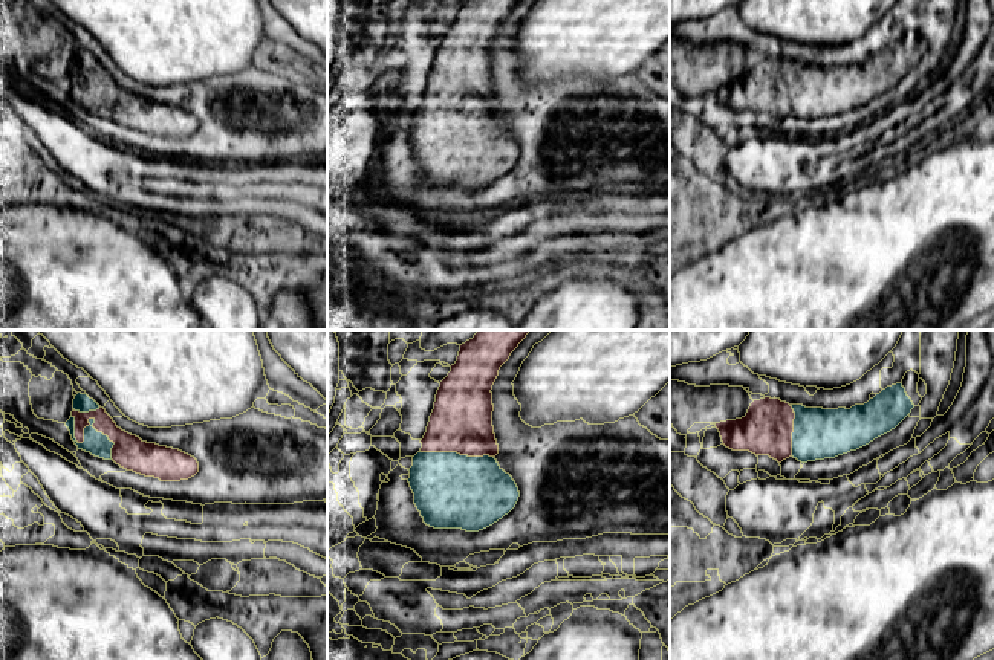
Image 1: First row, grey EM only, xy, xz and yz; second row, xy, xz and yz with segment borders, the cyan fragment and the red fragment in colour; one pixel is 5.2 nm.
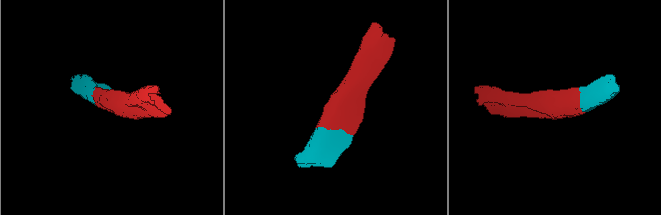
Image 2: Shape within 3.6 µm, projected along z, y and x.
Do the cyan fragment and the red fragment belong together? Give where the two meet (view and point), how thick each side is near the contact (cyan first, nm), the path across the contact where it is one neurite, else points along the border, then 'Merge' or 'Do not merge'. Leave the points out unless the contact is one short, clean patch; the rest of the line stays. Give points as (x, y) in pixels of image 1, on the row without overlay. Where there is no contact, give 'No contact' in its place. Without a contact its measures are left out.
Touches cyan at xy (86, 84). Thickness 120 nm (cyan) against 160 nm. Merge

